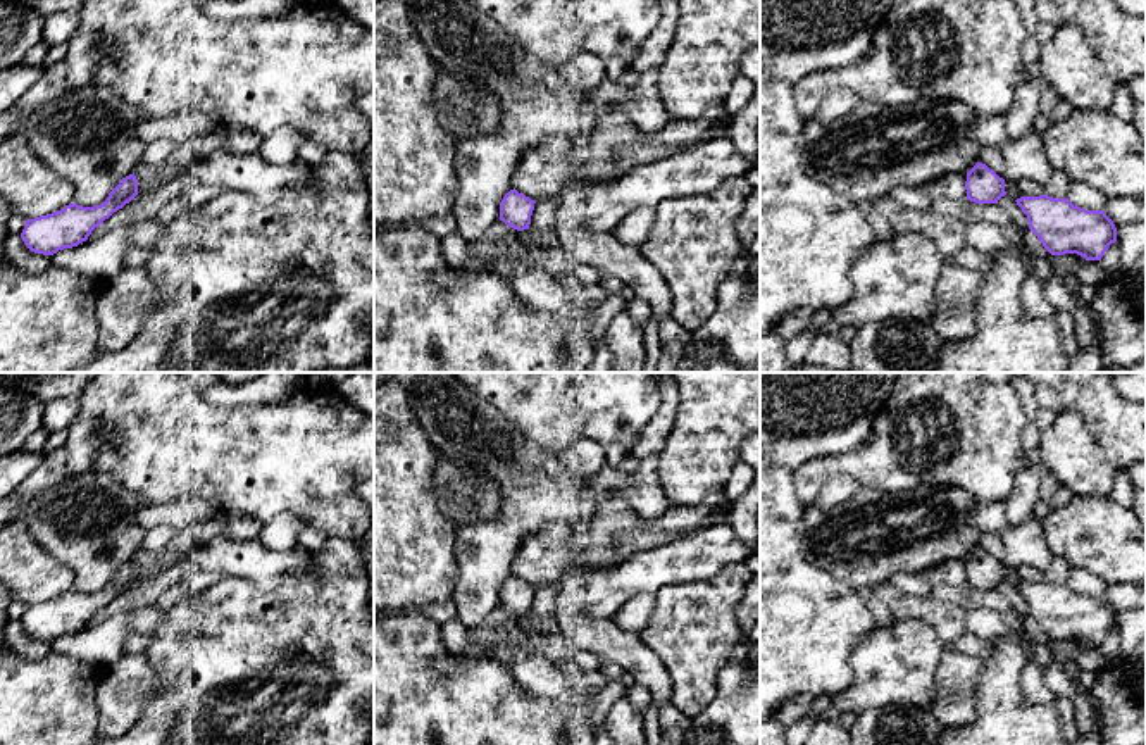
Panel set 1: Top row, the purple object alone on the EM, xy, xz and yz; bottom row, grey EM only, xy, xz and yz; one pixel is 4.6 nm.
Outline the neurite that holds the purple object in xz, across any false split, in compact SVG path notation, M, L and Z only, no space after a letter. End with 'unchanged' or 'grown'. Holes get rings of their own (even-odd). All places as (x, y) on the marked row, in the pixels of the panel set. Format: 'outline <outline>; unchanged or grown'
outline M510 190L500 202L500 221L517 231L529 229L534 203L529 197Z; unchanged

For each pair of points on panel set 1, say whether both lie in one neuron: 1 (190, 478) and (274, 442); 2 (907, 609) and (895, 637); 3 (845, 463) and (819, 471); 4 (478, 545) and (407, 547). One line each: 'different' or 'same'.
1: same
2: different
3: same
4: different

